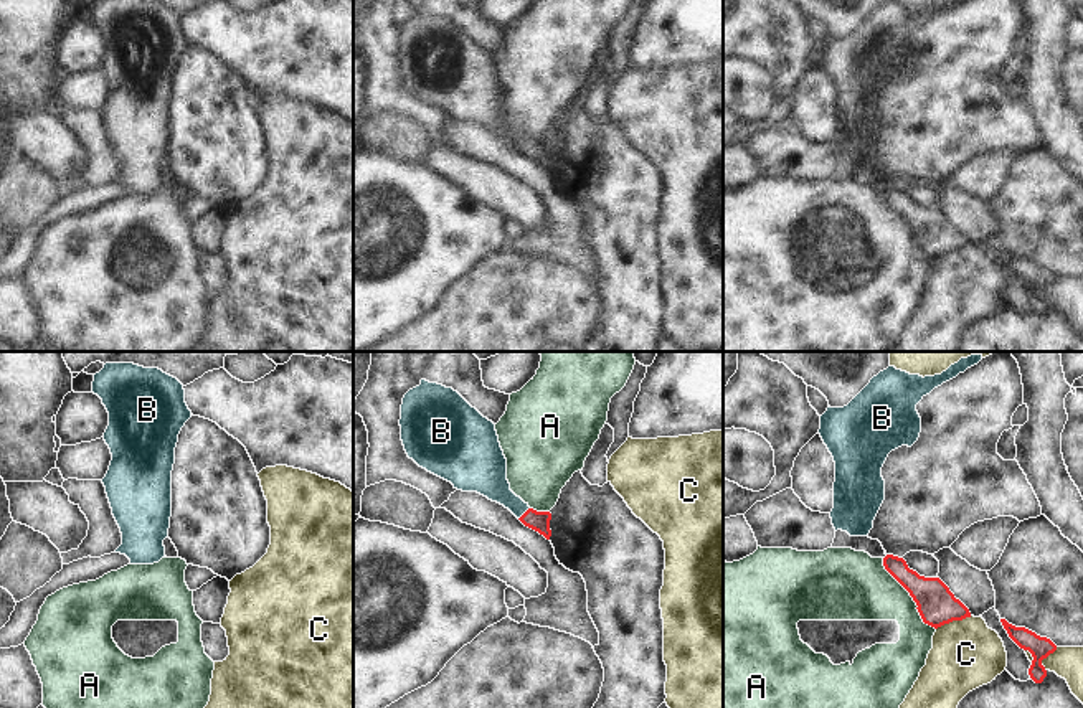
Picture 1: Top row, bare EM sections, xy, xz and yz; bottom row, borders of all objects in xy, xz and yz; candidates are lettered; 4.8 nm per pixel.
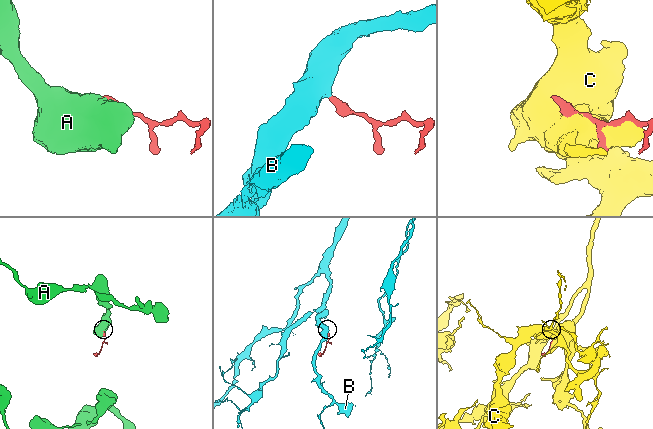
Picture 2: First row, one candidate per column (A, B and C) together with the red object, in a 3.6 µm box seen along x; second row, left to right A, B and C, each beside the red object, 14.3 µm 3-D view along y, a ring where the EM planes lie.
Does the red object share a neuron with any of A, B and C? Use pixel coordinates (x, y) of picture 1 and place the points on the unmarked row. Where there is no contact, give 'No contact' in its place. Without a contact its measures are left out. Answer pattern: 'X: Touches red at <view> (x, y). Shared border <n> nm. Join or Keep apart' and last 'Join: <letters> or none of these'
A: Touches red at yz (910, 225). Shared border 440 nm. Keep apart
B: Touches red at xz (524, 144). Shared border 80 nm. Join
C: Touches red at yz (953, 250). Shared border 190 nm. Keep apart
Join: B.

